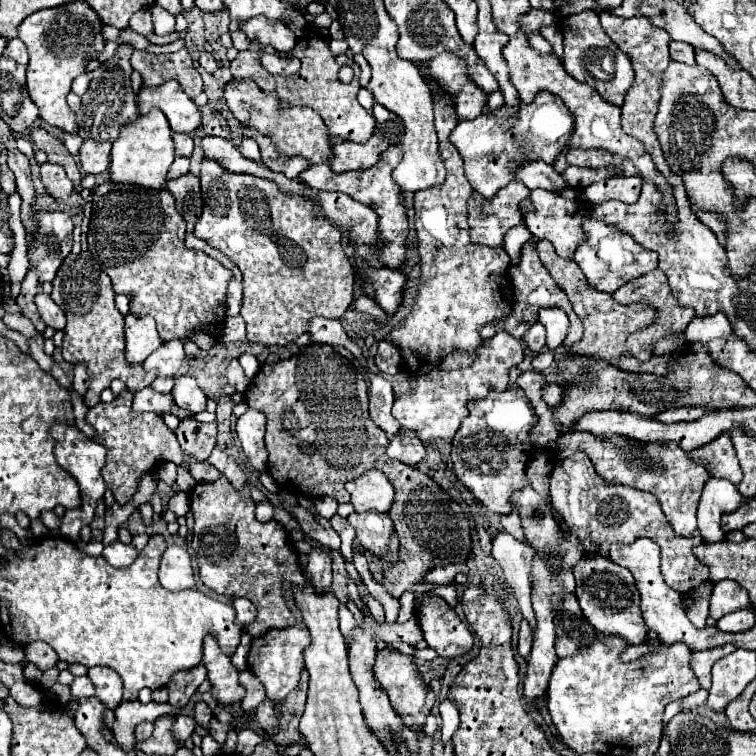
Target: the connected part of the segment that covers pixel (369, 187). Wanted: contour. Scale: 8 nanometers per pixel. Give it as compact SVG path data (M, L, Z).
M392 146L392 148L388 148L388 152L384 152L380 156L378 164L374 164L372 168L366 168L366 170L350 170L350 172L344 172L344 174L334 174L328 164L318 164L318 166L310 166L308 170L304 170L300 174L300 180L304 184L308 184L310 188L324 190L324 192L344 192L350 198L364 202L366 206L370 206L380 216L380 236L378 236L376 246L380 250L378 260L386 268L400 268L406 260L408 220L406 220L404 196L402 196L402 188L392 180L392 170L400 162L400 156L402 156L400 148Z

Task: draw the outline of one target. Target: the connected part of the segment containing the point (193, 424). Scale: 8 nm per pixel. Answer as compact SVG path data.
M194 418L180 420L176 436L188 456L194 456L198 460L206 460L216 444L216 422L202 424Z

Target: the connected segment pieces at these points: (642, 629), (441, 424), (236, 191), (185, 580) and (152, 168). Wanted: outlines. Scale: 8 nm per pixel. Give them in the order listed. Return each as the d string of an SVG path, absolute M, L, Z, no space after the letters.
M594 554L586 556L584 560L580 560L580 564L576 564L576 592L574 594L578 598L584 618L598 632L620 636L628 640L628 644L634 644L634 646L646 640L648 628L640 616L640 596L638 596L634 578L626 568L616 566L604 556L594 556Z
M496 332L496 336L482 342L482 346L476 350L476 356L468 356L468 352L452 352L452 356L448 356L448 360L442 360L436 368L432 368L432 372L420 374L416 378L416 386L410 388L408 394L400 396L394 402L392 414L400 422L400 428L412 430L422 442L440 440L440 438L452 440L452 436L460 428L462 420L468 416L468 408L466 408L468 402L488 396L488 392L494 388L496 388L496 392L502 392L504 388L508 388L508 370L512 366L518 366L522 360L524 360L522 342L516 340L514 336L510 336L508 332Z
M204 158L200 164L200 186L204 198L202 216L194 228L194 234L206 240L210 246L224 252L242 272L242 310L240 316L246 322L246 338L250 342L262 342L266 346L290 344L308 330L308 324L316 316L342 318L354 296L354 266L348 260L342 244L342 234L322 216L314 216L316 208L302 196L286 196L270 180L262 180L250 174L234 174L220 168L216 160Z
M176 544L166 548L162 562L160 562L160 570L158 570L158 580L170 592L188 590L196 586L194 572L192 572L192 560L186 548L176 546Z
M152 108L148 114L138 116L134 122L122 126L120 136L112 144L110 152L110 178L112 182L140 184L144 188L160 190L166 182L166 172L174 162L174 142L172 130L162 110Z

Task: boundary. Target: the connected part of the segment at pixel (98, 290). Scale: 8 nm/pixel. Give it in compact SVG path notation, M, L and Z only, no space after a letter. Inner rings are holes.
M90 252L68 254L60 270L54 278L52 300L66 310L66 328L64 328L64 344L62 354L64 360L70 364L86 364L86 372L90 376L90 390L84 396L88 408L100 402L100 394L104 388L110 386L114 378L120 378L132 392L140 392L150 386L158 372L148 372L142 364L128 364L124 360L124 316L118 312L114 304L114 290L110 284L108 274L100 268L100 264L90 256ZM64 302L64 306L62 306ZM84 302L92 302L88 312L84 312Z

